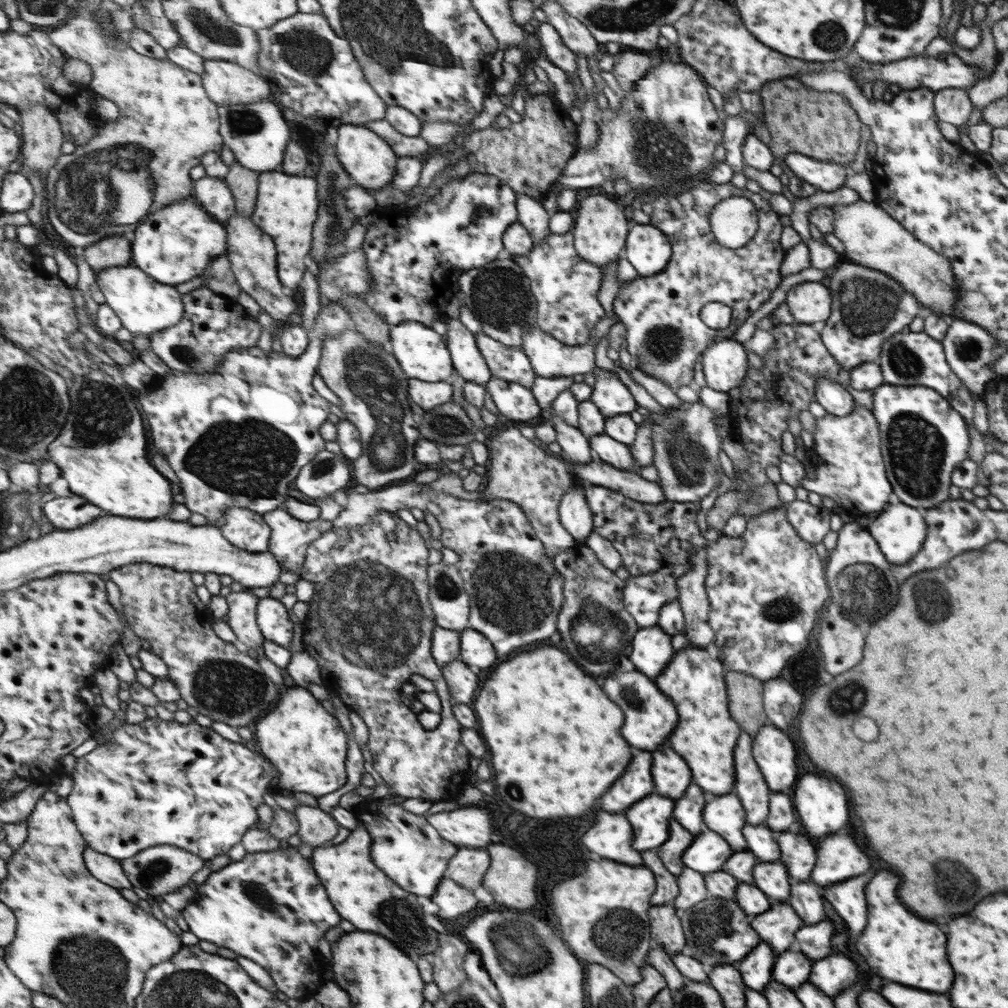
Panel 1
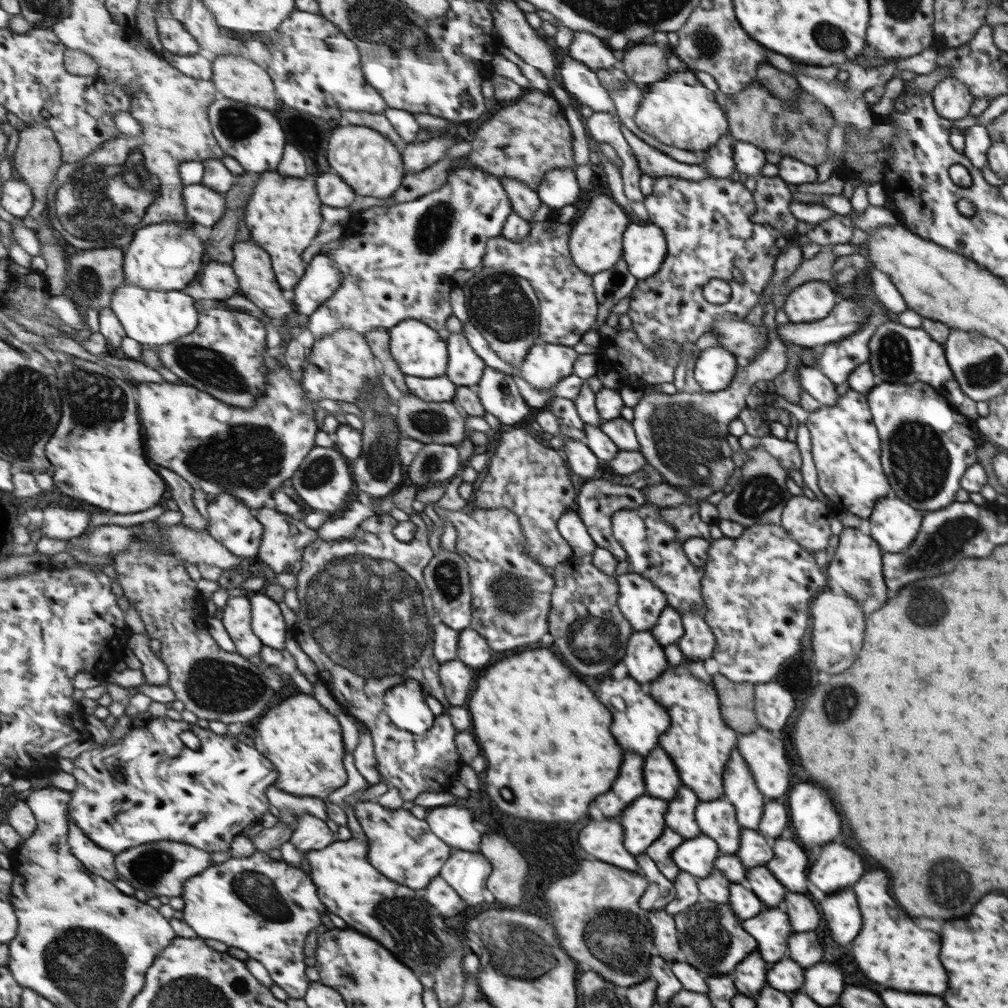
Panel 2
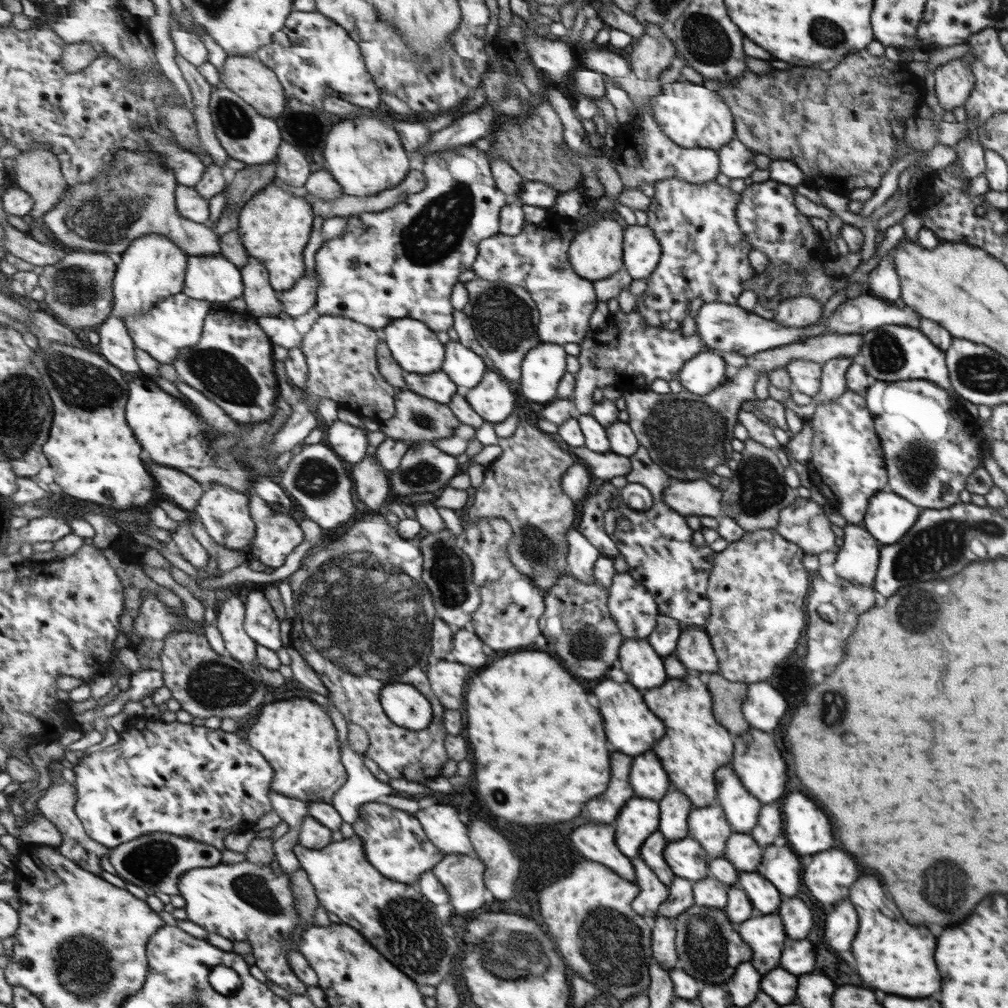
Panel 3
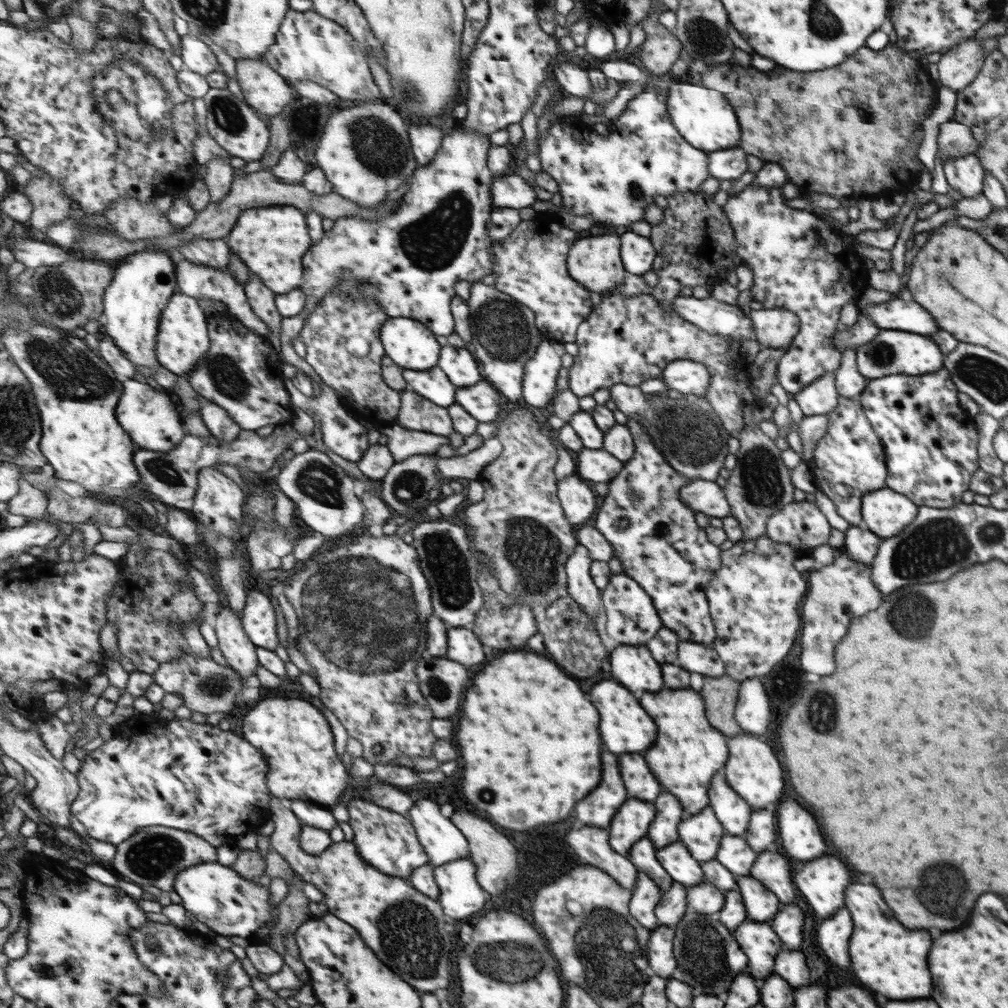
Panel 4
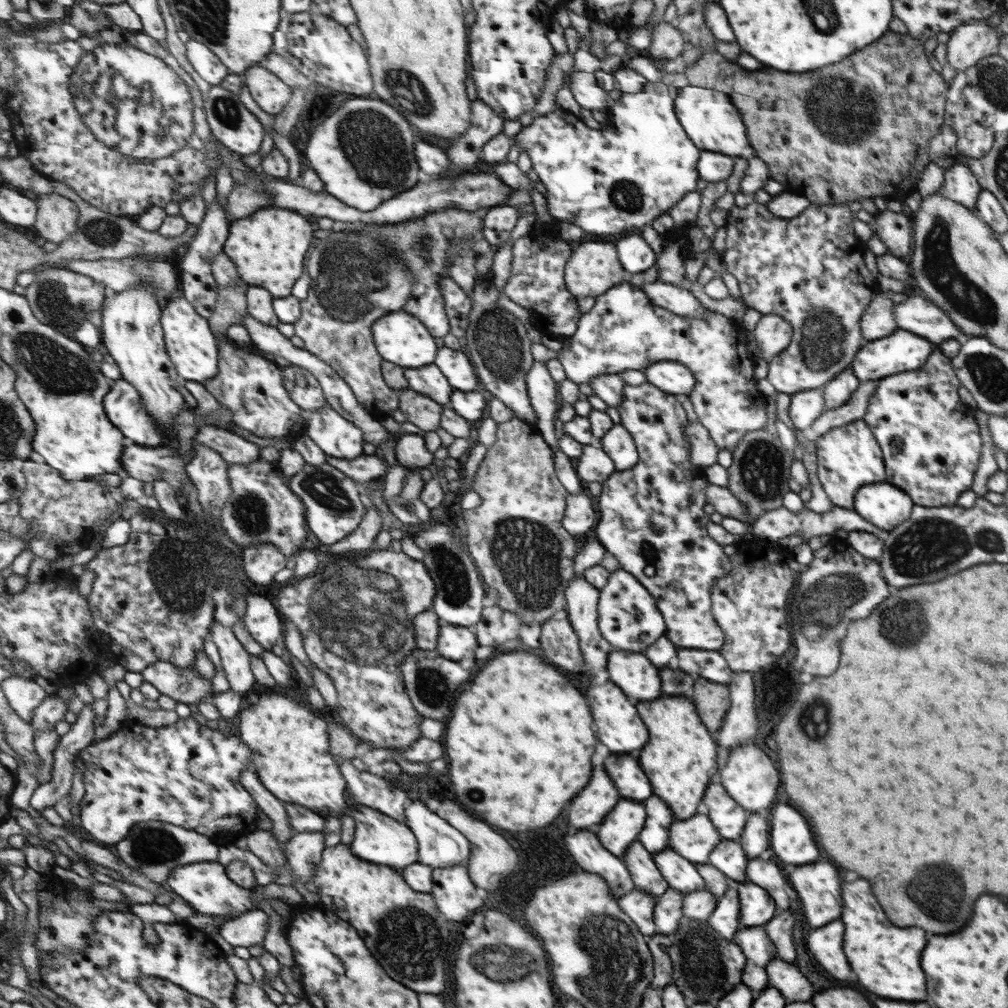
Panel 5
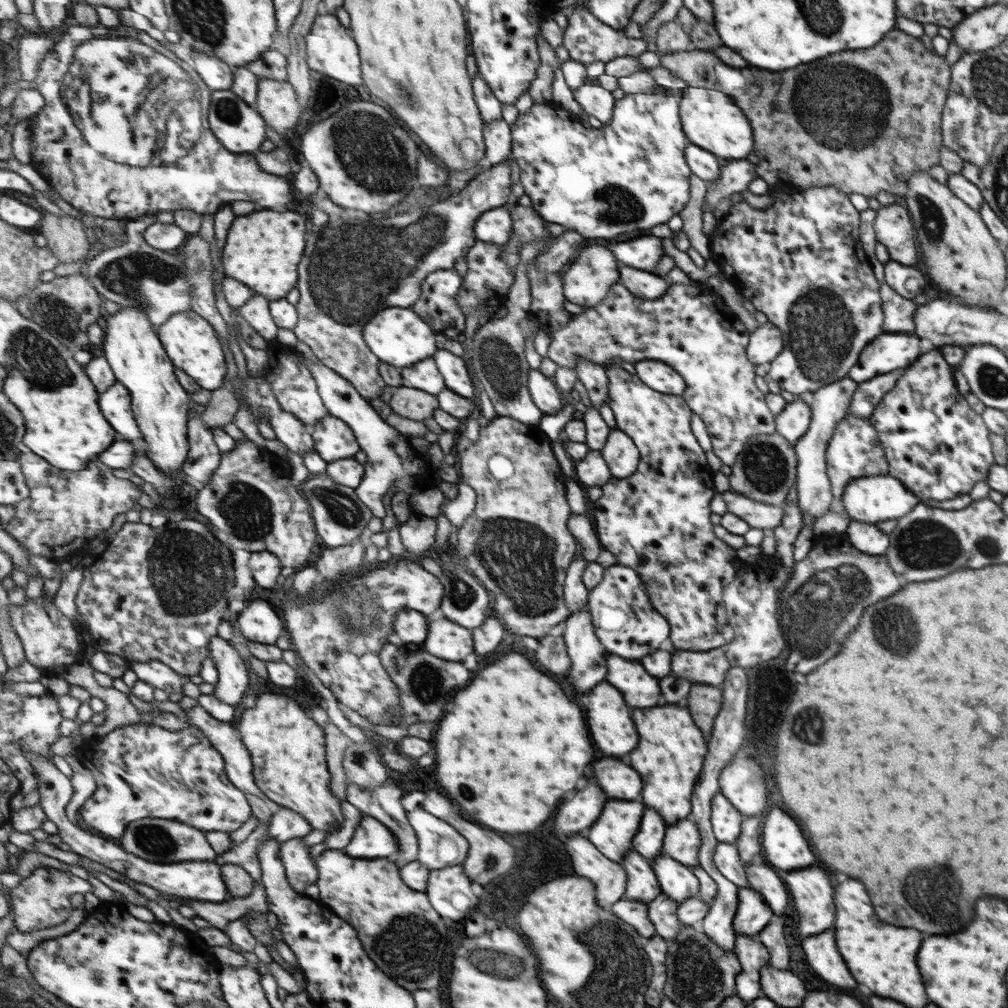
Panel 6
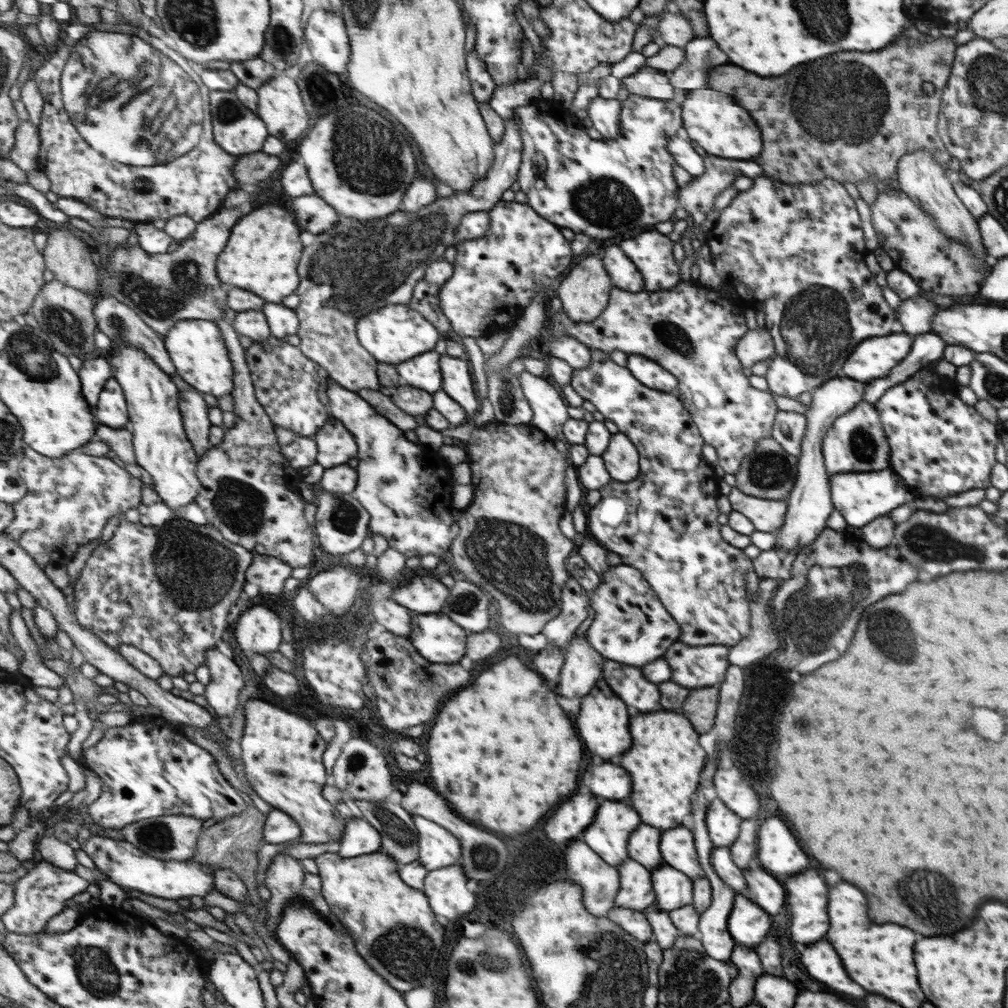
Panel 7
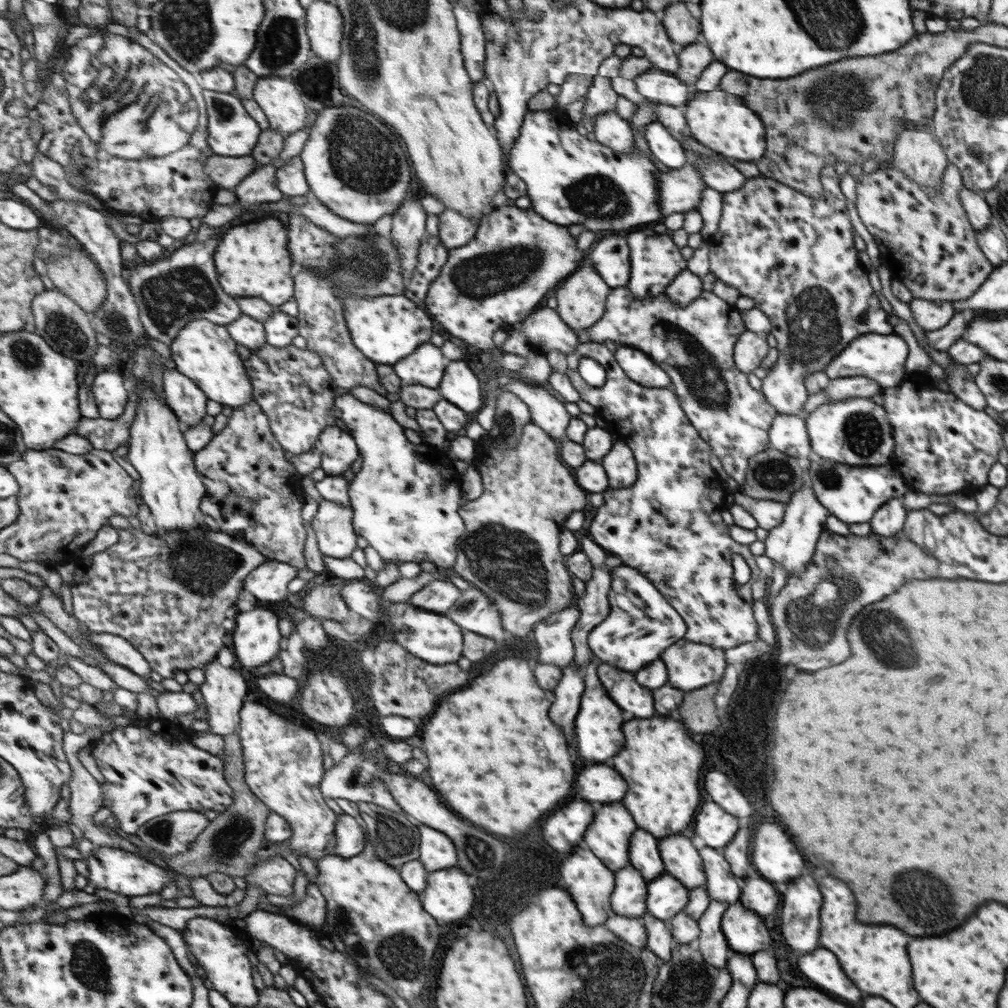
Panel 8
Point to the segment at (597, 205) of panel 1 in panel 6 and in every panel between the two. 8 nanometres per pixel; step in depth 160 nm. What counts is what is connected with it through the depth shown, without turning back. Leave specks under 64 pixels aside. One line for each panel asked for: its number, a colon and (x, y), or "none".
2: (595, 241)
3: (594, 252)
4: (593, 261)
5: (592, 268)
6: (586, 279)

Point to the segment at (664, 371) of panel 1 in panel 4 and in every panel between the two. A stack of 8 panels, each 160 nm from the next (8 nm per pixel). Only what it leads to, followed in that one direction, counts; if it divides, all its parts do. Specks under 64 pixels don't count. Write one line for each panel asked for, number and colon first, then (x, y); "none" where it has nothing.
2: (707, 223)
3: (703, 249)
4: (695, 245)

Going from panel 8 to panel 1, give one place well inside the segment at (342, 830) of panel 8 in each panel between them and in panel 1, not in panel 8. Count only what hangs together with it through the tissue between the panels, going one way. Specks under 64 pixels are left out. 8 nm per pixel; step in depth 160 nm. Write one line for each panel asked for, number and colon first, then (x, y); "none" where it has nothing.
1: (407, 847)
2: (403, 846)
3: (396, 843)
4: (389, 840)
5: (380, 838)
6: (373, 840)
7: (360, 837)

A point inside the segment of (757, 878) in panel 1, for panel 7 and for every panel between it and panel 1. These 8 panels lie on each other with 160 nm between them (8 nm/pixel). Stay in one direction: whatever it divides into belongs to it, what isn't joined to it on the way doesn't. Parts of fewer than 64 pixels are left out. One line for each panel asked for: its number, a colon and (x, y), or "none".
2: (759, 880)
3: (764, 898)
4: (760, 904)
5: (756, 907)
6: (752, 914)
7: (747, 924)

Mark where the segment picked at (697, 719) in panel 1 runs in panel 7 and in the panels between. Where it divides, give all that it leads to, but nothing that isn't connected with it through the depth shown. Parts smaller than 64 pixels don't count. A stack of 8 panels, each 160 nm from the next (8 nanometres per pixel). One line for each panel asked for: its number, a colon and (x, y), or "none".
2: (699, 741)
3: (694, 746)
4: (688, 752)
5: (680, 758)
6: (670, 755)
7: (665, 761)

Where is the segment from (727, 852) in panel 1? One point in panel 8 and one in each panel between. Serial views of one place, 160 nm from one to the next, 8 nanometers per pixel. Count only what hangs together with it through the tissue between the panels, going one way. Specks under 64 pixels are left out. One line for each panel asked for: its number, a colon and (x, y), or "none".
2: (697, 855)
3: (685, 857)
4: (676, 860)
5: (681, 875)
6: (677, 881)
7: (672, 889)
8: (666, 896)

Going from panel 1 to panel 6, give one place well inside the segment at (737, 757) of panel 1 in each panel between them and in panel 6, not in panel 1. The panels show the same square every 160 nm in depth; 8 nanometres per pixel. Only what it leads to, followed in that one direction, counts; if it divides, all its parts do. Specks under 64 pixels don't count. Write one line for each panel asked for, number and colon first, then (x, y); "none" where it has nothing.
2: (740, 789)
3: (740, 807)
4: (730, 809)
5: (728, 817)
6: (725, 820)

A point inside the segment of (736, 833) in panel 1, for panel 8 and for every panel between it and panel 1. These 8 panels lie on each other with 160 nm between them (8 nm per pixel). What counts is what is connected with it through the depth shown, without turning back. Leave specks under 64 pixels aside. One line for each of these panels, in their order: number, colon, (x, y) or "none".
2: (717, 818)
3: (709, 826)
4: (700, 833)
5: (694, 838)
6: (682, 841)
7: (677, 846)
8: (681, 860)

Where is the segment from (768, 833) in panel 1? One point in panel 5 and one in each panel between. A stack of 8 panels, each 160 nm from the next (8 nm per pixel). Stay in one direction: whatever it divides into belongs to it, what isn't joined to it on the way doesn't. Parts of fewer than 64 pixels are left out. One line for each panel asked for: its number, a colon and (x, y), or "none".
2: (754, 850)
3: (740, 850)
4: (733, 852)
5: (728, 857)

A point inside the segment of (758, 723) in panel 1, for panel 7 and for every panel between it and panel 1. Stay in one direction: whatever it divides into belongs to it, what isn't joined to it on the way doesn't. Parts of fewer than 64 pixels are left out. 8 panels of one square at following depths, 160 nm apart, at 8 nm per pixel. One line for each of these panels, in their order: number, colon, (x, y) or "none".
2: (737, 699)
3: (727, 695)
4: (720, 693)
5: (712, 699)
6: (703, 701)
7: (700, 705)

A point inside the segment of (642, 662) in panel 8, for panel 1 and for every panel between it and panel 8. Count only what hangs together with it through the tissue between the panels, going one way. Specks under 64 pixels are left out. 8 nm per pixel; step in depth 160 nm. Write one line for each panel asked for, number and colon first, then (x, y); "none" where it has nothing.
1: (643, 596)
2: (640, 601)
3: (633, 608)
4: (630, 618)
5: (629, 620)
6: (625, 622)
7: (630, 626)

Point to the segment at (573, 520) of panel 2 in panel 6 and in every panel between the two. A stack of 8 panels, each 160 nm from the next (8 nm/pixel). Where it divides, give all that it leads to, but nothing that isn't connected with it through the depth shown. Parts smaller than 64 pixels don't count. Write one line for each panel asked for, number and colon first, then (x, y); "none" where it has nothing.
3: (581, 555)
4: (581, 588)
5: (582, 598)
6: (588, 666)

